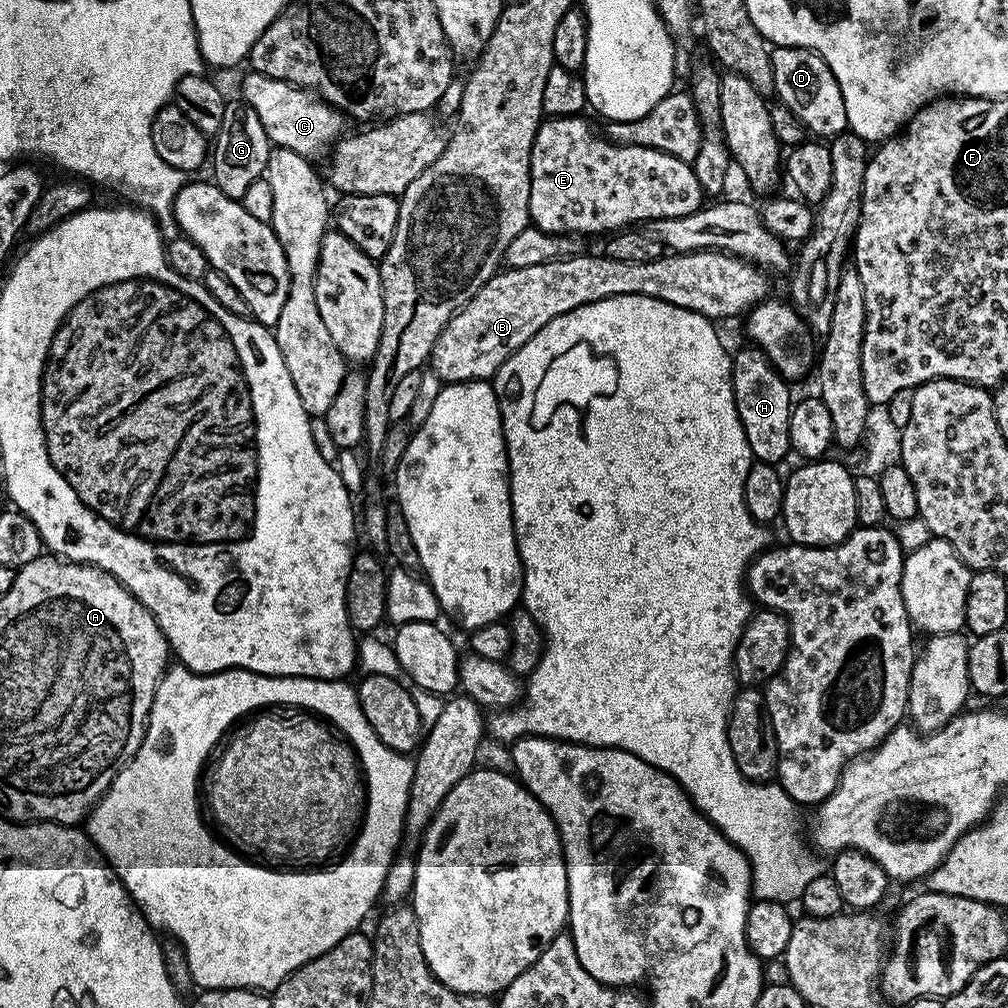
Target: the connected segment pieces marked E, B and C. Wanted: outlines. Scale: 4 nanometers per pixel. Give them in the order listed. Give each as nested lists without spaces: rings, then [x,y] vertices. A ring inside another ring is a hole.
[[[579,114],[540,122],[530,154],[531,227],[555,236],[611,234],[639,225],[639,220],[694,214],[705,203],[689,161],[653,148],[613,144],[603,135],[595,136],[583,118]]]
[[[673,252],[658,257],[650,262],[618,262],[618,258],[610,258],[603,254],[597,256],[566,256],[562,260],[542,262],[538,266],[525,268],[505,267],[489,278],[486,286],[462,306],[446,322],[442,334],[434,342],[434,350],[430,357],[431,371],[438,374],[444,384],[457,384],[467,380],[491,381],[496,372],[517,352],[522,345],[530,342],[546,322],[554,322],[562,314],[570,314],[570,310],[578,310],[578,306],[586,306],[590,302],[602,302],[615,296],[649,296],[662,302],[670,302],[679,308],[697,312],[707,316],[713,322],[728,320],[731,316],[743,317],[752,311],[757,304],[769,299],[768,280],[765,269],[758,268],[748,261],[732,256],[729,252]]]
[[[249,71],[247,75],[240,84],[239,95],[245,104],[251,106],[254,114],[262,118],[262,126],[275,147],[294,150],[294,154],[299,156],[315,158],[324,151],[325,155],[341,139],[346,120],[332,105],[278,78],[254,71]]]

